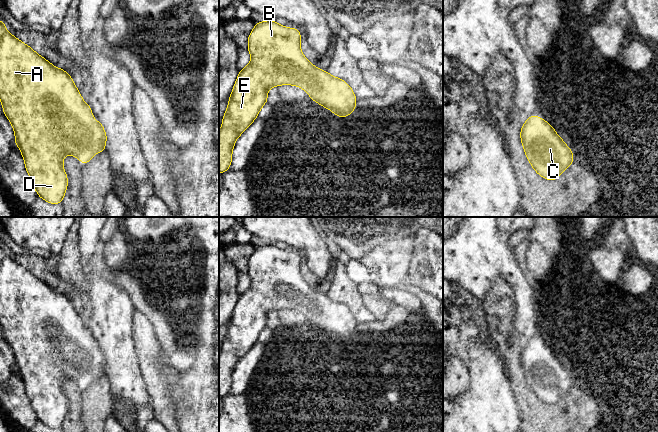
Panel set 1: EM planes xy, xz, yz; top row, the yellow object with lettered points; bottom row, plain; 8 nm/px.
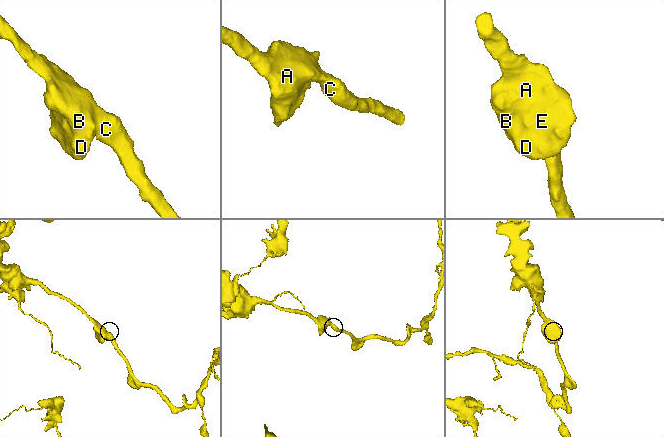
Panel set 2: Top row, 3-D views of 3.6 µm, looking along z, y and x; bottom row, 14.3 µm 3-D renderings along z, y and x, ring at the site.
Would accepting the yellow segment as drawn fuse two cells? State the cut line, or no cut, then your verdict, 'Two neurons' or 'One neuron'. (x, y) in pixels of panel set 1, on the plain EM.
No split. One neuron

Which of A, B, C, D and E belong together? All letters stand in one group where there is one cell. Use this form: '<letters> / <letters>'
A B C D E

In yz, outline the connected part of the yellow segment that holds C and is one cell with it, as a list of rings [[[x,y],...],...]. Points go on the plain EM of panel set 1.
[[[530,339],[520,356],[527,383],[541,401],[556,404],[573,387],[571,373],[542,341]]]

